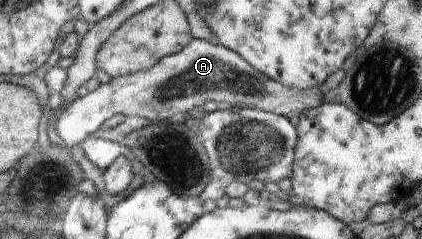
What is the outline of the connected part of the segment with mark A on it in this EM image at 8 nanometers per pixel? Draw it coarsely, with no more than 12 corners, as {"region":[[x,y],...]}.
{"region":[[193,39],[57,116],[71,148],[115,114],[178,120],[208,100],[287,116],[325,101]]}

